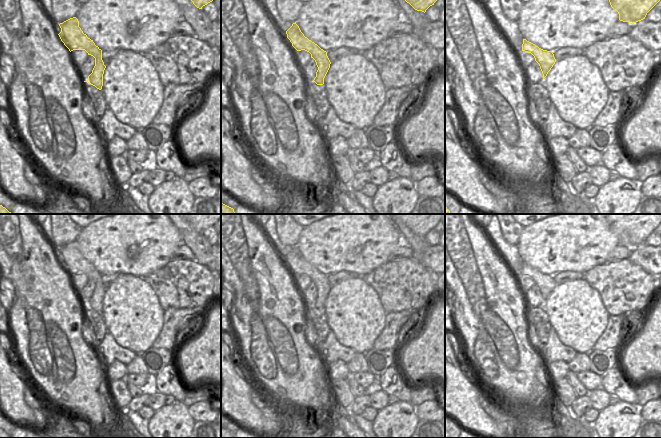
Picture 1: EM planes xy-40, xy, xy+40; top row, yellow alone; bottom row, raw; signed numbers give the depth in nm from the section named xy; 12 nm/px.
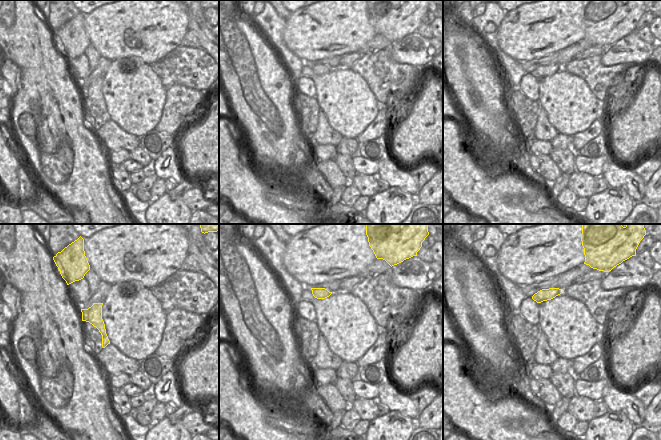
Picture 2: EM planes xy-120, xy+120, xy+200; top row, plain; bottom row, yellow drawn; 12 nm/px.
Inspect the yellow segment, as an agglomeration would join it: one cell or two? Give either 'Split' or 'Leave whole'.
Leave whole.

